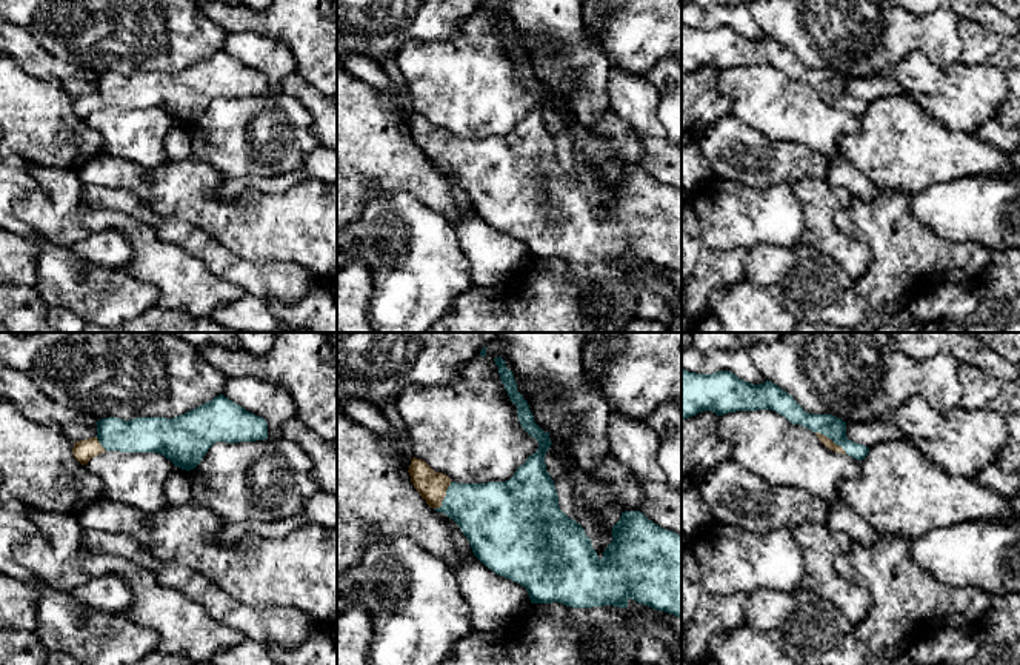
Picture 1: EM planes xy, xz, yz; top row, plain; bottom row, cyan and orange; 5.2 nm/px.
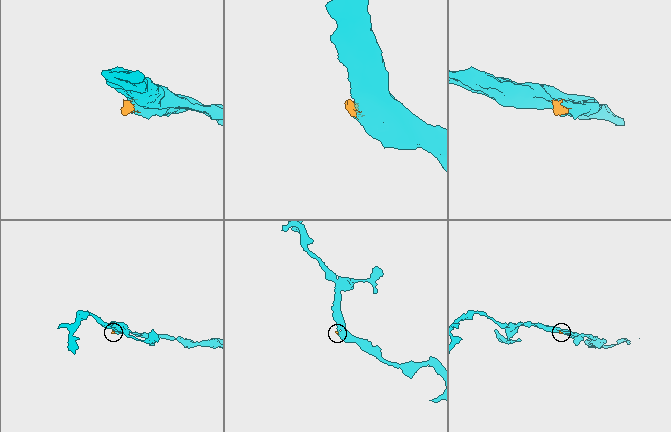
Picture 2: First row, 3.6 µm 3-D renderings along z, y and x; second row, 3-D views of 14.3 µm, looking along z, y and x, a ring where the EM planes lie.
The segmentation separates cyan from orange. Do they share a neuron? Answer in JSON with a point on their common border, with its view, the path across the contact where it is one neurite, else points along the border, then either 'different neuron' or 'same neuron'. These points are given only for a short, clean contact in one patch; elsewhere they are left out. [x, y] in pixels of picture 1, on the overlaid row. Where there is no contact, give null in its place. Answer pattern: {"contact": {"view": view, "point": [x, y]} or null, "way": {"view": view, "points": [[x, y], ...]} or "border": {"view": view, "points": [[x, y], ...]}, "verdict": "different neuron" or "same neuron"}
{"contact": {"view": "yz", "point": [831, 439]}, "way": {"view": "yz", "points": [[834, 428], [831, 439], [823, 439]]}, "verdict": "same neuron"}

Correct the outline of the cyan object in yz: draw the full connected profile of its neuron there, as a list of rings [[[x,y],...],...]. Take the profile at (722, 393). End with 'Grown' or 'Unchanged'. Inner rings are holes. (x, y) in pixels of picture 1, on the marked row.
[[[682,368],[682,419],[703,411],[723,416],[735,411],[772,409],[794,425],[814,431],[818,440],[834,453],[863,460],[869,448],[846,437],[846,422],[832,414],[809,414],[791,394],[766,380],[754,385],[731,371],[712,374],[689,373]]]. Grown

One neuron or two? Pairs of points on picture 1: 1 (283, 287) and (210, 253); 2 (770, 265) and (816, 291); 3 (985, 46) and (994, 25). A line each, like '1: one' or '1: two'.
1: one
2: one
3: two

